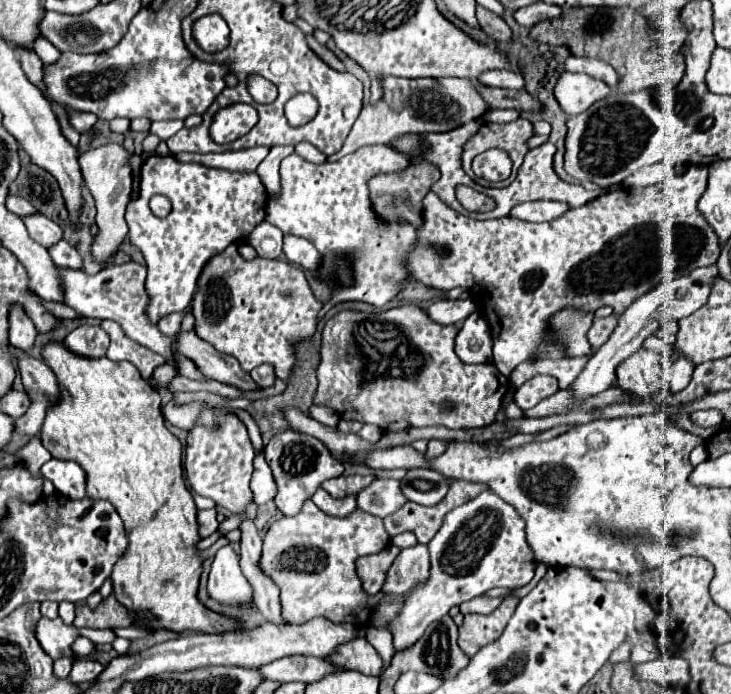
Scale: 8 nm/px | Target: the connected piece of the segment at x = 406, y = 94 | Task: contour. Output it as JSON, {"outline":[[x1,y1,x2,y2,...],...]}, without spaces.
{"outline":[[490,71,482,73,478,77,480,81,464,81,464,79,418,79,418,81,406,81,394,75,382,77,382,99,375,104,368,103,363,106,348,139,344,141,344,147,330,155,328,161,338,161,348,153,354,153,360,147,366,145,378,145,378,143,390,143,392,139,406,135,406,133,446,133,452,131,468,121,474,121,482,117,488,111,488,103,482,99,478,87,480,83,488,87,524,87,526,81,522,75,514,73,502,73,502,71]]}

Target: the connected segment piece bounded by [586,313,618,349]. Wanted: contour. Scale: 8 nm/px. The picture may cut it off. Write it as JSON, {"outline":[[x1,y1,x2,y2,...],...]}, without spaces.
{"outline":[[612,313,612,315,608,315,608,317,602,317,602,319,600,319,600,317,594,317,592,327,590,327,590,331,586,333,590,345,592,345,594,349,602,347,602,345,608,341,608,337,612,335,612,331,616,329,616,325,618,325,618,315,616,315,616,313]]}

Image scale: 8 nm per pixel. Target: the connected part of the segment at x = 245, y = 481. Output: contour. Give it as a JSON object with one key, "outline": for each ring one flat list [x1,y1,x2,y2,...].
{"outline":[[204,409,202,421,198,421,198,425,188,433,188,445,186,445,186,477,192,491,214,499,216,505,222,505,238,515,252,501,252,491,250,491,250,477,254,471,252,461,254,461,254,449,248,439,244,423,230,413]]}

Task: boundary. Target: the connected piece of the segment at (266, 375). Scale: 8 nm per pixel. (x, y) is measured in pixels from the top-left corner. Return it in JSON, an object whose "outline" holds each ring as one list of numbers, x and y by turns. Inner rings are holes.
{"outline":[[260,365,260,367,256,367,256,369,252,369,250,371,250,375,252,375,252,379,260,385,260,387,270,387,272,383,274,383,274,369,270,367,270,365]]}

